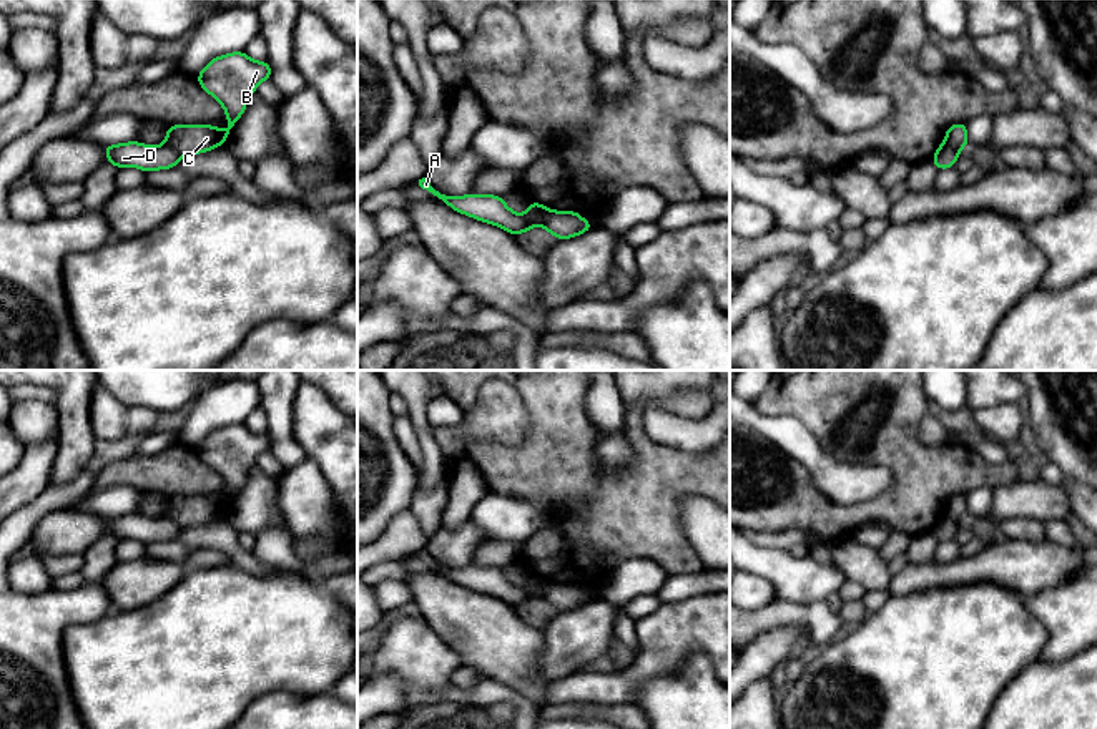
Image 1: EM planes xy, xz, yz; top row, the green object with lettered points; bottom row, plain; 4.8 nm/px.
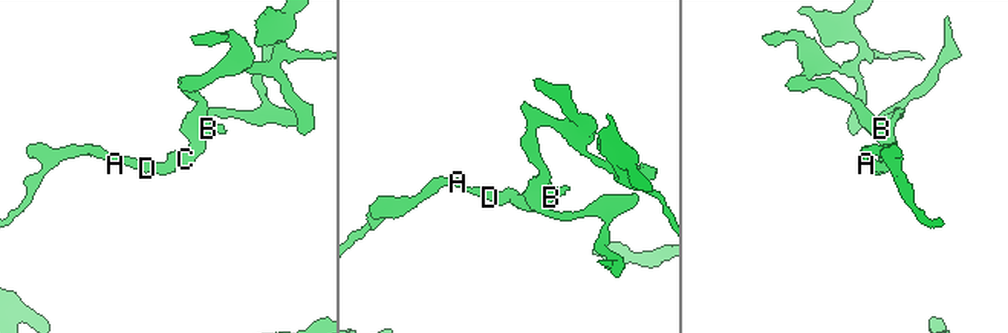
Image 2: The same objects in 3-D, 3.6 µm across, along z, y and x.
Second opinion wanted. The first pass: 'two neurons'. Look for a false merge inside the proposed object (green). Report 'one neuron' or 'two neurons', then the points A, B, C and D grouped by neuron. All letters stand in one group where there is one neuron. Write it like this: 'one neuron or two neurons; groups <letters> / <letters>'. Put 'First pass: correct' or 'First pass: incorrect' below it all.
two neurons; groups A D / B C
First pass: correct

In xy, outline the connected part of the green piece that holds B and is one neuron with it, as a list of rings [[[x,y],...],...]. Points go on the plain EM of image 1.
[[[233,423],[213,430],[196,448],[199,458],[218,472],[226,483],[228,500],[213,497],[171,497],[166,500],[166,515],[181,528],[206,525],[223,518],[229,501],[239,493],[256,458],[271,452],[273,442],[266,433],[254,433],[244,423]]]

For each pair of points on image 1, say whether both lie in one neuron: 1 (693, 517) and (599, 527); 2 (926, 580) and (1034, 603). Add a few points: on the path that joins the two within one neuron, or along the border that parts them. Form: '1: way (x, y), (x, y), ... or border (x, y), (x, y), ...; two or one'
1: border (688, 494), (682, 499), (682, 530), (697, 555); two
2: border (1062, 583), (1046, 587), (1024, 598); two

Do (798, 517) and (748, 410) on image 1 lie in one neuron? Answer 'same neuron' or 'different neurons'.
different neurons

